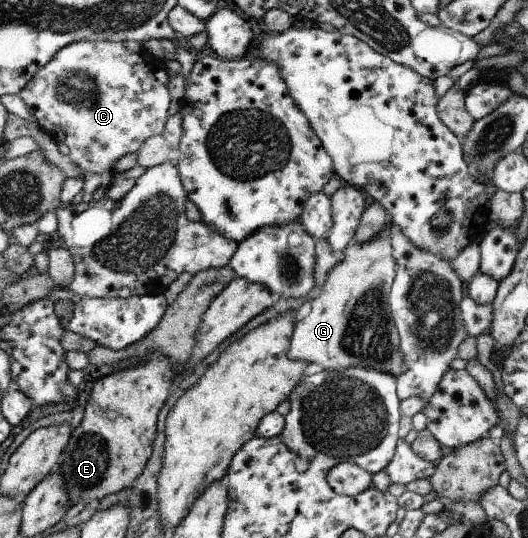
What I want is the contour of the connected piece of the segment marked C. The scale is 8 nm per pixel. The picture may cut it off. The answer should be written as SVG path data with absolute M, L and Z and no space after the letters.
M80 40L66 44L66 46L62 46L58 52L54 52L54 56L50 58L50 62L46 62L42 68L38 68L36 74L24 84L24 88L22 88L17 95L22 98L22 102L24 102L26 108L30 110L37 125L45 133L48 133L48 136L52 137L56 143L62 142L68 147L70 162L72 162L83 175L104 174L104 172L113 168L114 162L116 162L118 158L122 158L125 154L136 153L147 138L160 135L162 128L166 128L164 123L168 117L166 111L168 110L170 96L168 95L166 85L158 82L154 75L152 75L154 71L152 69L152 62L154 62L154 57L151 57L149 52L143 48L143 43L134 41Z

